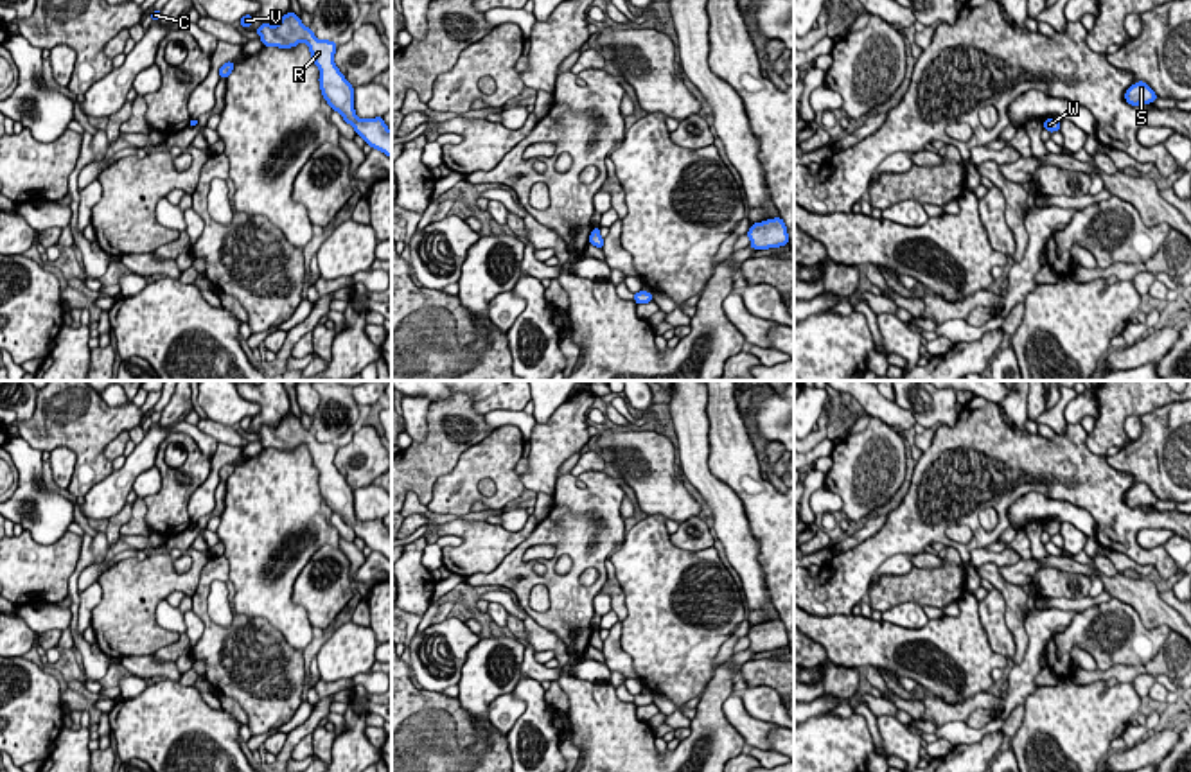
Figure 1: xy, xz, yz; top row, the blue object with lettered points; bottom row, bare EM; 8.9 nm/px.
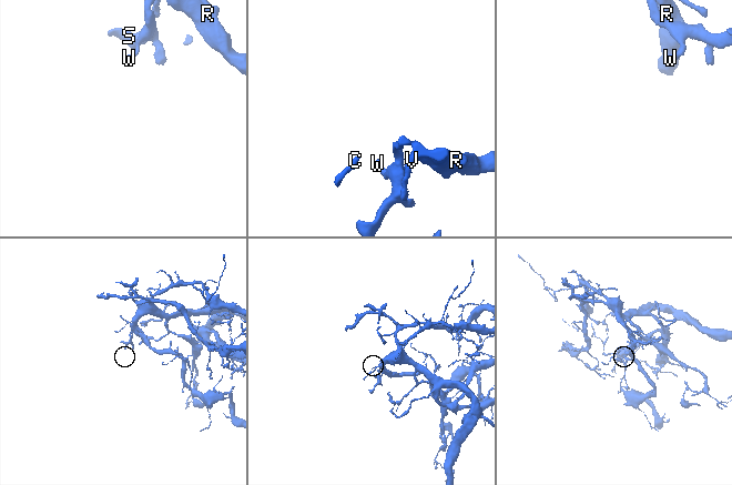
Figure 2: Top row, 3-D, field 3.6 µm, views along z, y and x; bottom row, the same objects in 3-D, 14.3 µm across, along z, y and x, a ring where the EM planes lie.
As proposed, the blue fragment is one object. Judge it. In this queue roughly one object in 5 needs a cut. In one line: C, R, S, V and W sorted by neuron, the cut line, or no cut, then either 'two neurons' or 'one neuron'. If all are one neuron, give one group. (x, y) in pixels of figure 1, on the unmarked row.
groups C R S V W; cut none; one neuron

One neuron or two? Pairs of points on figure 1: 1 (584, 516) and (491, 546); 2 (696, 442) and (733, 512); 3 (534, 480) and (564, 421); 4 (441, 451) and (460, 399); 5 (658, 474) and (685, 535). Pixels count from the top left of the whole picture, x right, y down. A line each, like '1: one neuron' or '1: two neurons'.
1: two neurons
2: one neuron
3: one neuron
4: one neuron
5: two neurons

